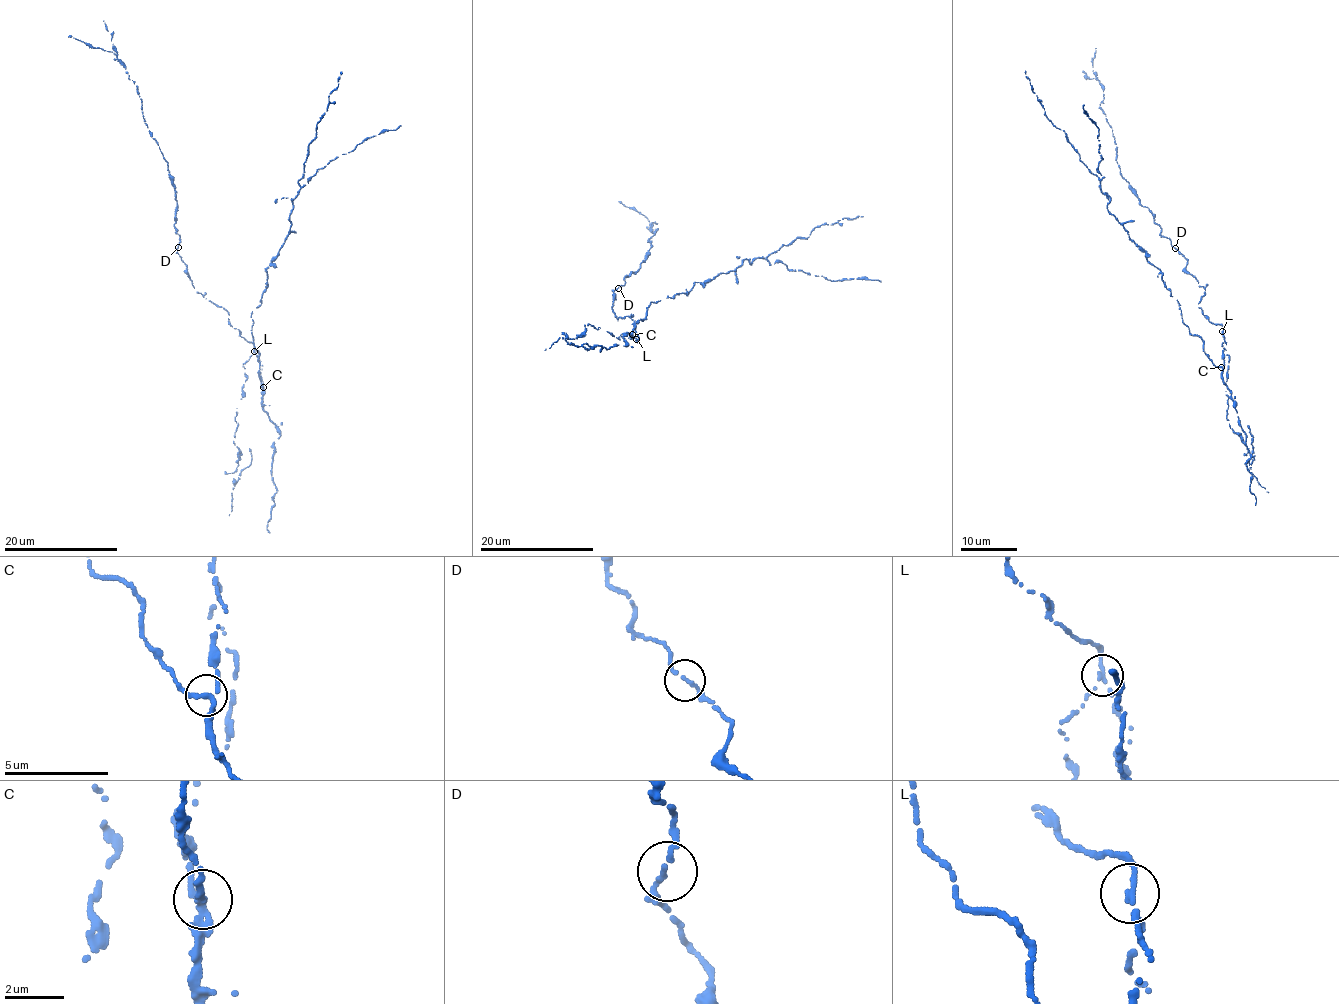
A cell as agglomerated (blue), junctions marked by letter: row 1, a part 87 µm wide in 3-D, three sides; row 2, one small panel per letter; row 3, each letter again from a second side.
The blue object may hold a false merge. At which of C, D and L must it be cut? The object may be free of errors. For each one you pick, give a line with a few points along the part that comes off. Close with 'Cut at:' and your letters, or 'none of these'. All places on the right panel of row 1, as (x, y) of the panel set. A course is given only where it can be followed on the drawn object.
L: course (1222, 332), (1224, 348), (1228, 355), (1226, 419), (1229, 426), (1247, 447), (1251, 462), (1254, 452), (1247, 425)
Cut at: L

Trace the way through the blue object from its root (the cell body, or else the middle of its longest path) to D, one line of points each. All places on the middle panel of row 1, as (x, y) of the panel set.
D: (637, 340), (629, 316), (634, 314), (616, 318), (611, 307), (616, 299), (613, 292), (618, 288)

